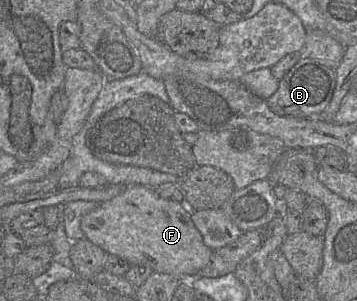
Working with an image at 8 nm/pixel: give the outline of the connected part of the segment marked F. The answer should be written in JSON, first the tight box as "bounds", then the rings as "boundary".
{"bounds":[80,184,213,280],"boundary":[[[130,184],[114,198],[101,202],[98,207],[81,219],[80,226],[85,238],[103,249],[107,254],[116,255],[130,265],[149,266],[153,272],[170,274],[182,280],[190,280],[206,267],[213,250],[207,247],[201,233],[191,219],[191,210],[185,202],[161,198],[155,188],[142,184]]]}

